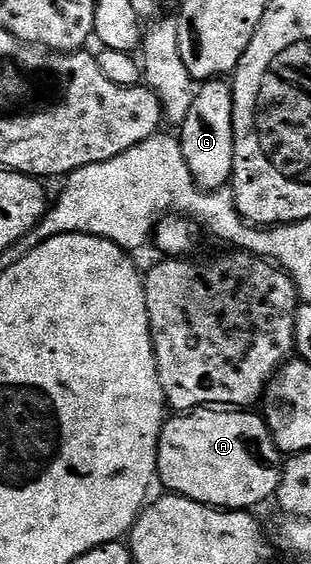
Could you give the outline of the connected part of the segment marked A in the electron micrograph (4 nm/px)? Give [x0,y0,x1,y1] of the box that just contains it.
[156,406,284,510]

